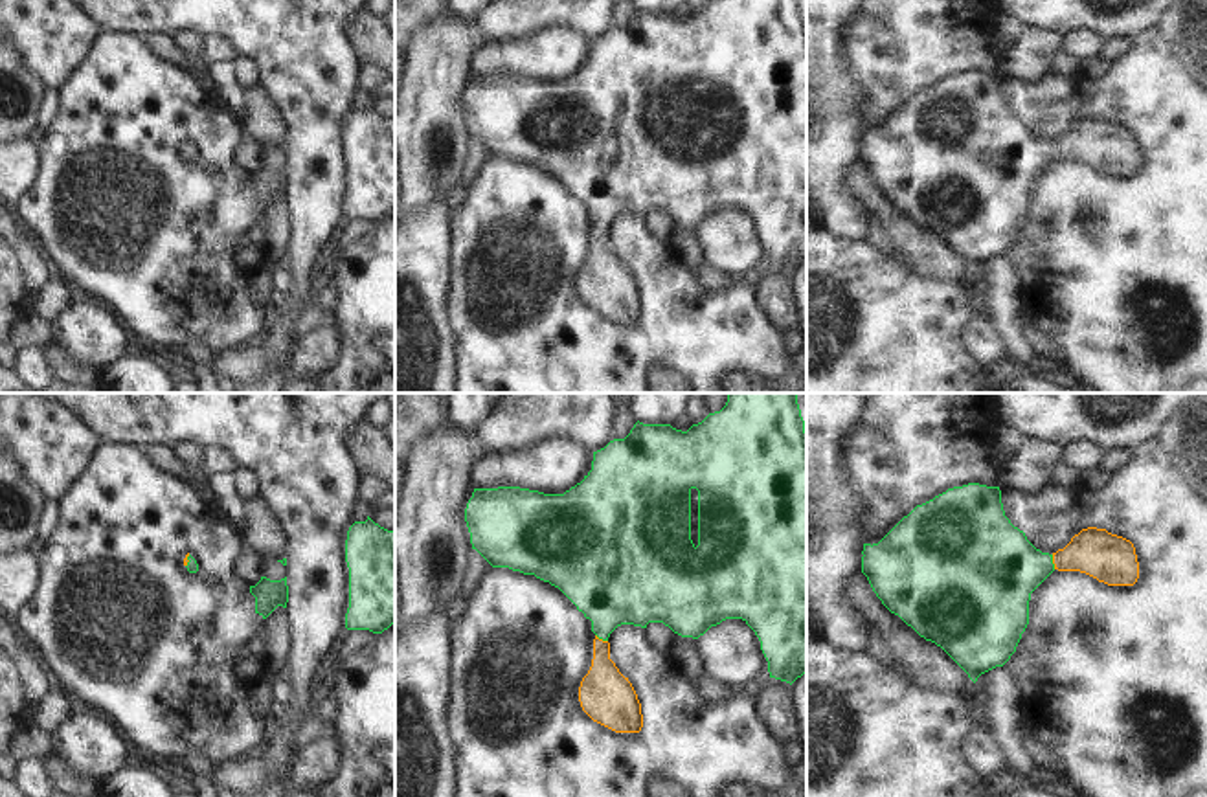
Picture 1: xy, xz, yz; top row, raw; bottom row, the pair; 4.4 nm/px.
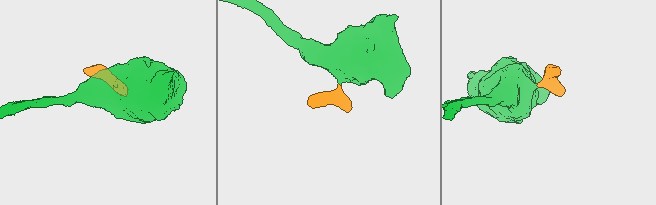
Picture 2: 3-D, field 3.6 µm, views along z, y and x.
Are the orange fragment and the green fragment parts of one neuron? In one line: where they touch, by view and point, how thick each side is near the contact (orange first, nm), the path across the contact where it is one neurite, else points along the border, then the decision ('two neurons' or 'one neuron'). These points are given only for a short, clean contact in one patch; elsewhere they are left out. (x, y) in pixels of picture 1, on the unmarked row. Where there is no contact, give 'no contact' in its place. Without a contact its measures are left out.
yz (1053, 151) | 220/380 nm | across yz (1110, 147), (1064, 147), (1053, 151), (1026, 157), (996, 157) | one neuron

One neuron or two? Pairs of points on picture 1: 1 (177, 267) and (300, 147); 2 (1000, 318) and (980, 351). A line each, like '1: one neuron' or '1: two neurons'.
1: two neurons
2: two neurons

